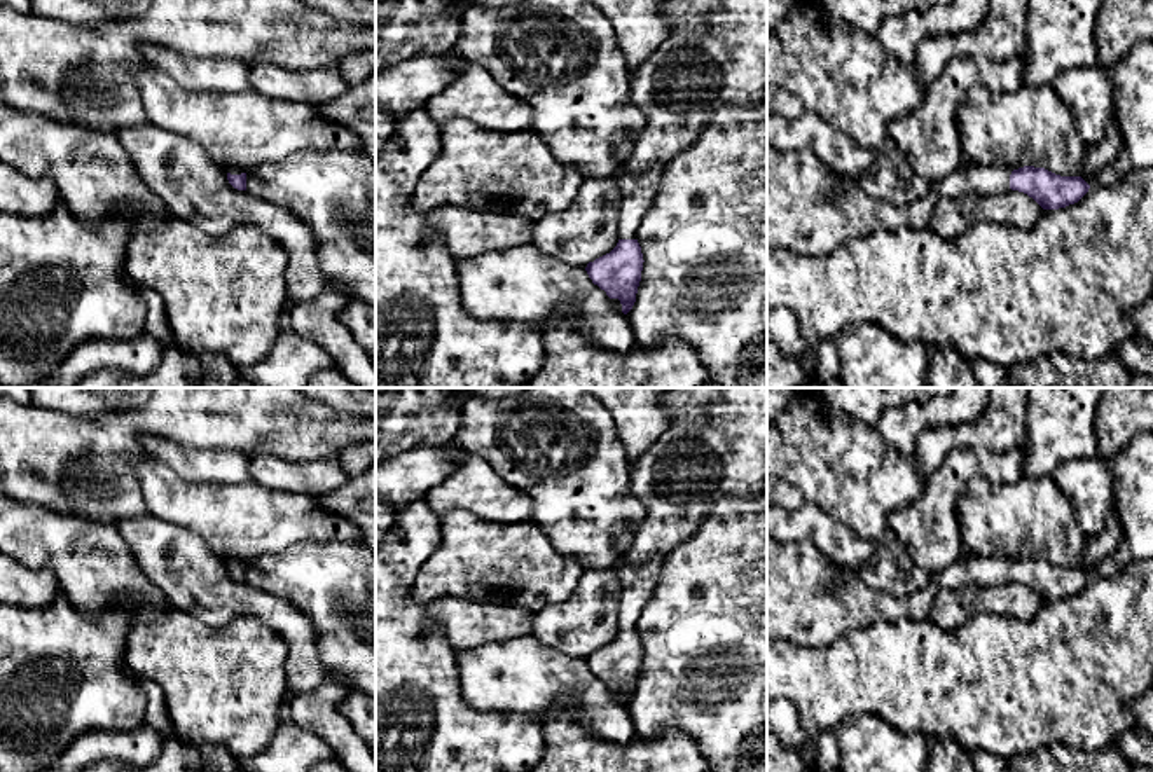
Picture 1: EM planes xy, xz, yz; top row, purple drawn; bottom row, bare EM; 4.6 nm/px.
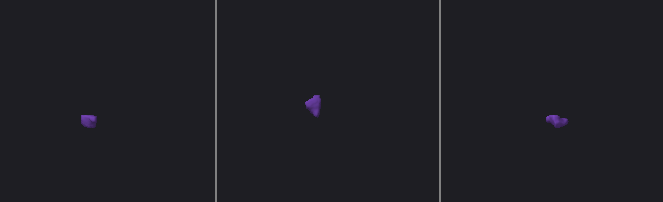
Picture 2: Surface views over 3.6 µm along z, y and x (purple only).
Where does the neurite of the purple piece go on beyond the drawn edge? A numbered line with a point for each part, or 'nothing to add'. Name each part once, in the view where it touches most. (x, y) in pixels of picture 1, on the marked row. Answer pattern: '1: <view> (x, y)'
1: yz (809, 212)

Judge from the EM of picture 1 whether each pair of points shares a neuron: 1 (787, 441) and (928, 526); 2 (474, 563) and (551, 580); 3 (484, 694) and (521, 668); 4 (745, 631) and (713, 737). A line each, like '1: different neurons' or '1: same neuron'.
1: different neurons
2: same neuron
3: same neuron
4: same neuron

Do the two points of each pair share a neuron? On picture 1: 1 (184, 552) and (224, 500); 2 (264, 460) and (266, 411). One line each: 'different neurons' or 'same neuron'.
1: different neurons
2: different neurons

